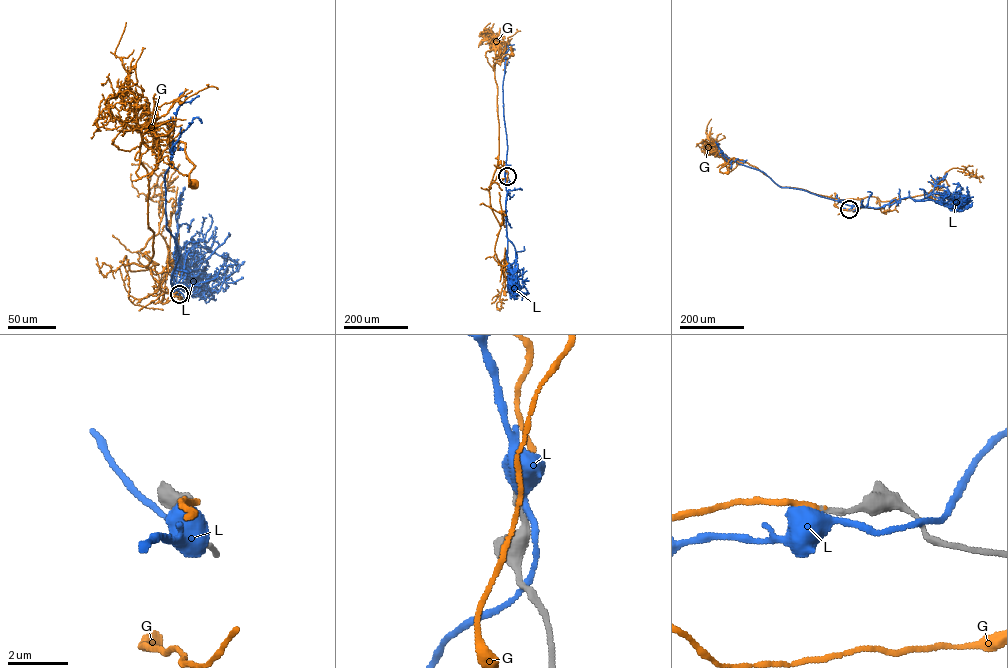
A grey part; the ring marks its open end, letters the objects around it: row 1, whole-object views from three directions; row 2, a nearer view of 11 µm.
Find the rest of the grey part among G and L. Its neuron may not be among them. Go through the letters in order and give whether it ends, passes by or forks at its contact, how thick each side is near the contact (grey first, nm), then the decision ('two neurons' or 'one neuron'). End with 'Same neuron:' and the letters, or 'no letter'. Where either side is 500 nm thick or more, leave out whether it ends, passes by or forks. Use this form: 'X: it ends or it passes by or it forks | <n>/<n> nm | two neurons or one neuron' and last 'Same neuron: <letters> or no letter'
G: it ends | 190/130 nm | one neuron
L: it passes by | 200/480 nm | two neurons
Same neuron: G

